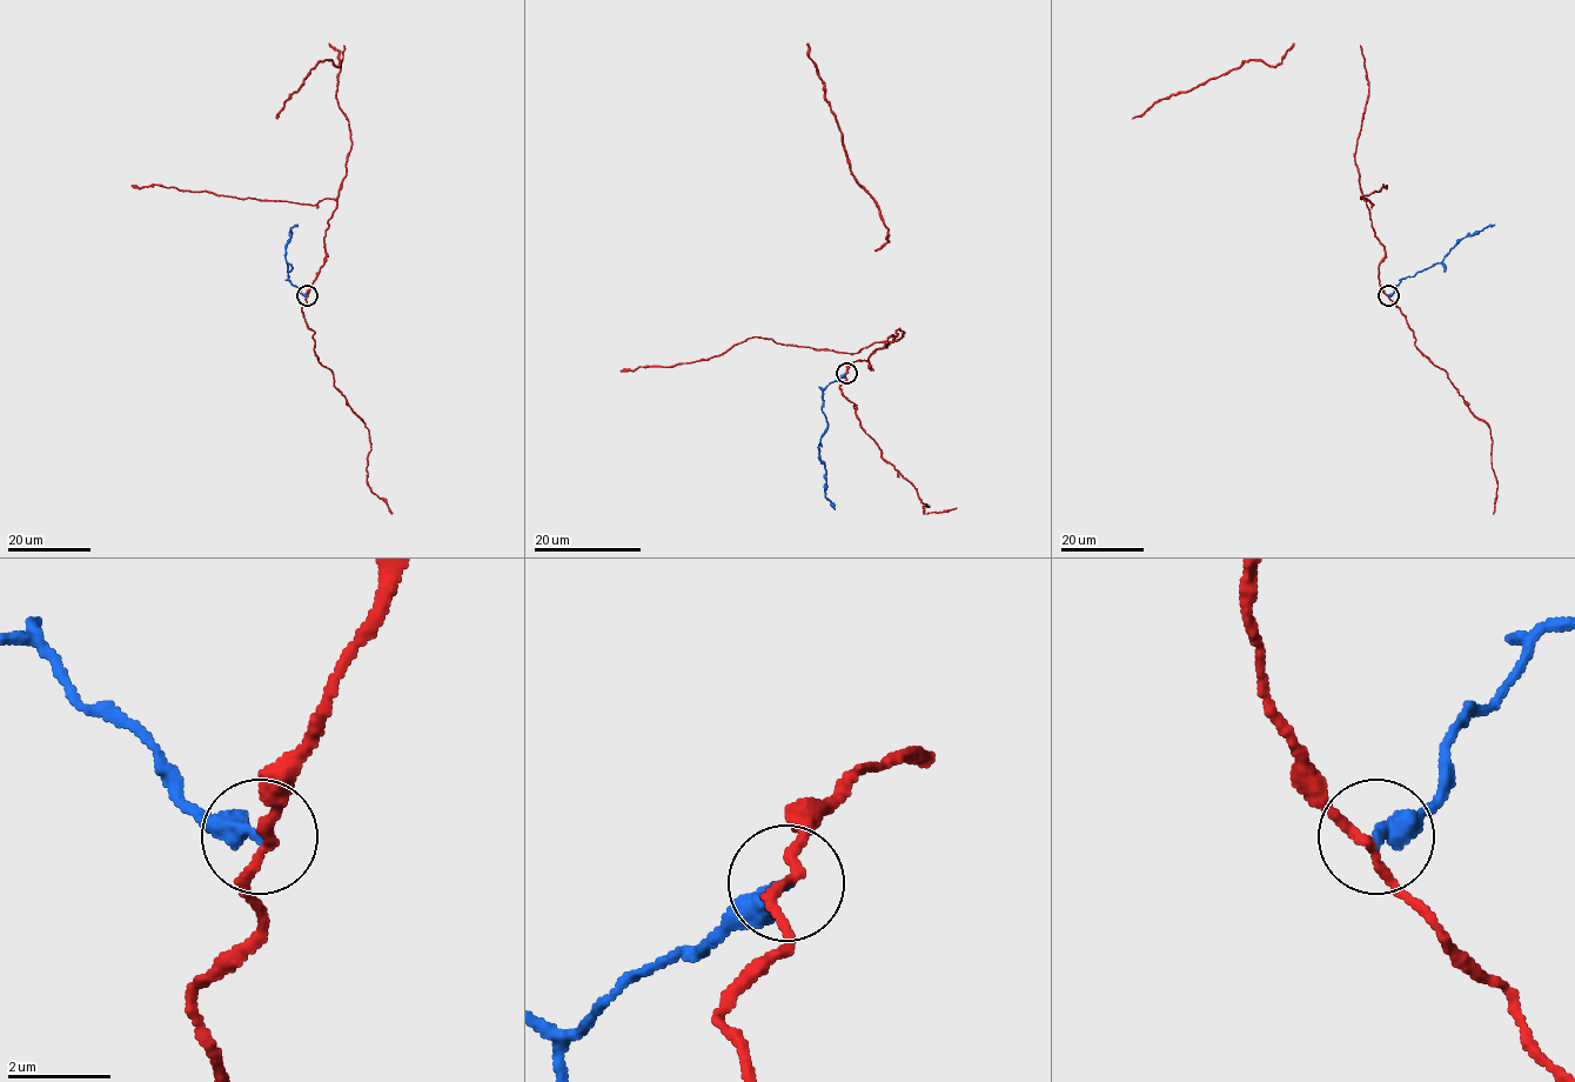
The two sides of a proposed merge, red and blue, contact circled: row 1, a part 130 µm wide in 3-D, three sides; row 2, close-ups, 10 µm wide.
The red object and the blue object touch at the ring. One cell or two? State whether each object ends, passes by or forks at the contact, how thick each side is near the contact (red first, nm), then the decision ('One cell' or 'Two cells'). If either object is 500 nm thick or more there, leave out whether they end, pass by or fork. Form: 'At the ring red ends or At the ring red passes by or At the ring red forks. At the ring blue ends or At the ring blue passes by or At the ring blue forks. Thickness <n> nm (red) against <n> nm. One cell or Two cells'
At the ring red passes by. At the ring blue ends. Thickness 180 nm (red) against 380 nm. Two cells

